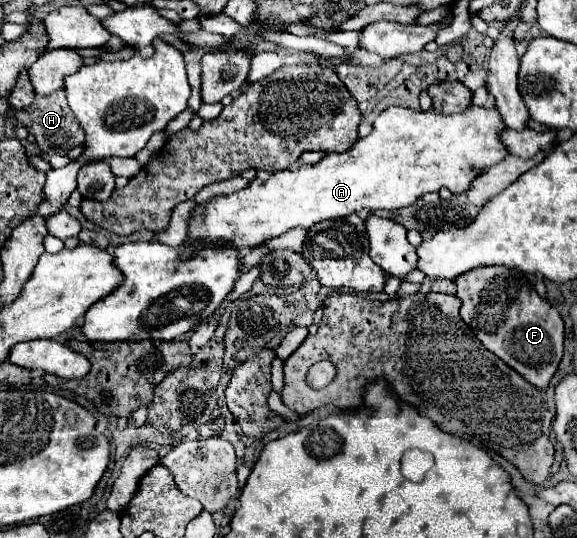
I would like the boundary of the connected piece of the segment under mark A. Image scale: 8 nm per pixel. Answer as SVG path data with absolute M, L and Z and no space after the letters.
M388 107L384 109L376 121L374 129L368 137L358 139L348 151L344 153L328 153L320 163L316 165L300 165L296 169L282 169L270 175L256 175L244 189L232 193L232 195L220 195L212 197L192 211L192 219L188 221L188 235L184 239L182 255L190 257L196 251L196 245L210 245L216 247L260 247L286 231L300 227L310 229L314 223L324 219L340 219L348 217L356 211L396 211L402 207L412 205L418 197L430 191L440 191L442 187L450 189L452 193L464 193L470 189L476 171L488 169L502 161L508 151L504 151L504 145L498 139L498 131L502 131L504 123L500 123L496 109L474 109L468 107L468 111L456 113L456 115L436 115L434 111L414 111L404 107Z

